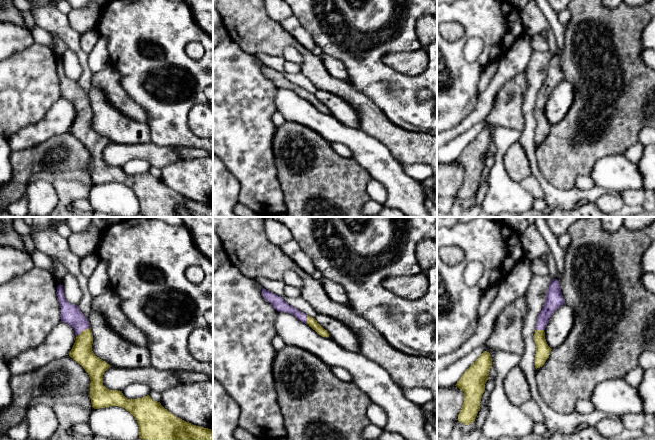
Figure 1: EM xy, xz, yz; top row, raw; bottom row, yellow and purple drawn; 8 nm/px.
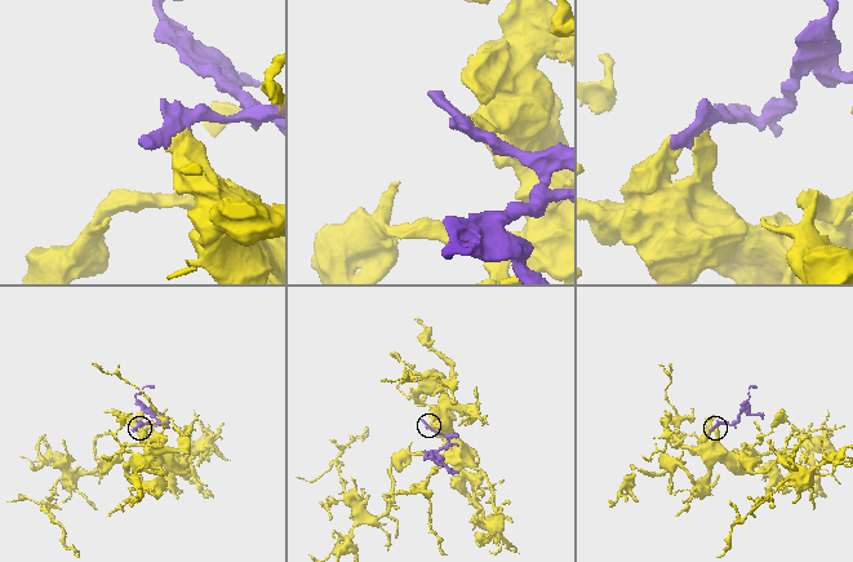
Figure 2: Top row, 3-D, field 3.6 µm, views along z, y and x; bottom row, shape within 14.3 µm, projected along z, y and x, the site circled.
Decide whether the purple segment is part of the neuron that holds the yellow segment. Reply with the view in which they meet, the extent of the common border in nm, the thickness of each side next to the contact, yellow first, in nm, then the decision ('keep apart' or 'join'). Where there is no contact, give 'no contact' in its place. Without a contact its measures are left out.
xy | 130 nm | 170/160 nm | join

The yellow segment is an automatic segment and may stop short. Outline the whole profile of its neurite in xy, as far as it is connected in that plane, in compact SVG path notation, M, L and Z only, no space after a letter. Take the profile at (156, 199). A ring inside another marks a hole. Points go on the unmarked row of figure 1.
M63 61L57 63L57 72L61 81L61 97L68 99L76 109L69 132L82 141L90 153L90 175L94 185L125 184L137 196L139 214L143 217L213 217L211 205L176 193L149 171L127 175L122 167L107 165L103 161L103 151L111 142L92 127L93 112L89 97L78 81L65 75Z

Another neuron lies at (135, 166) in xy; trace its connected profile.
M132 159L126 162L122 169L127 175L137 175L149 171L151 165L142 159Z

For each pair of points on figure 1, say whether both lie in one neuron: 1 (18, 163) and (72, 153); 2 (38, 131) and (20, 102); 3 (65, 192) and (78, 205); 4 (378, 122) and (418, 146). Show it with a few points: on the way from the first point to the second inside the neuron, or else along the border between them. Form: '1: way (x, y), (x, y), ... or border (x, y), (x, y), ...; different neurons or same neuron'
1: way (31, 160), (38, 158), (46, 150), (59, 153); same neuron
2: border (50, 107), (39, 120), (12, 134); different neurons
3: border (87, 198), (76, 199), (69, 206); different neurons
4: way (388, 132), (404, 146), (408, 146); same neuron

